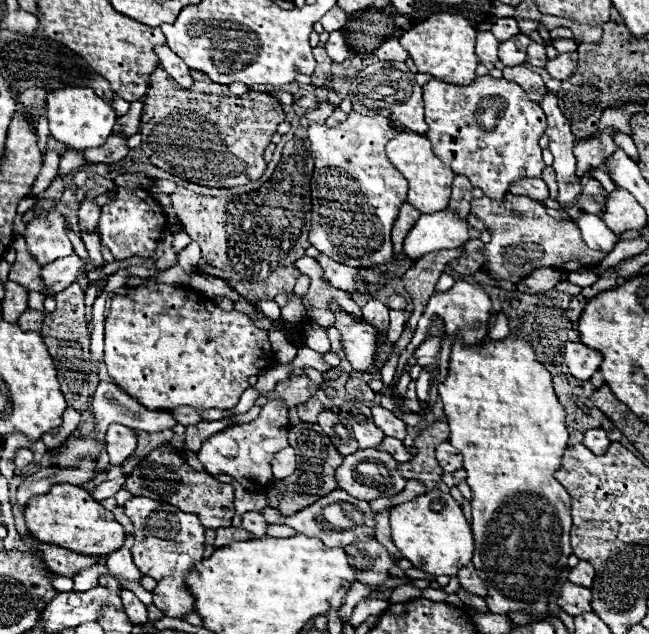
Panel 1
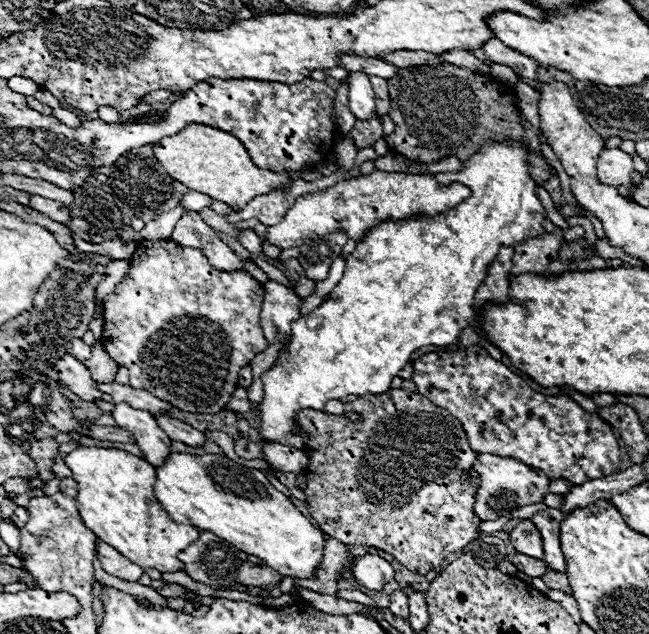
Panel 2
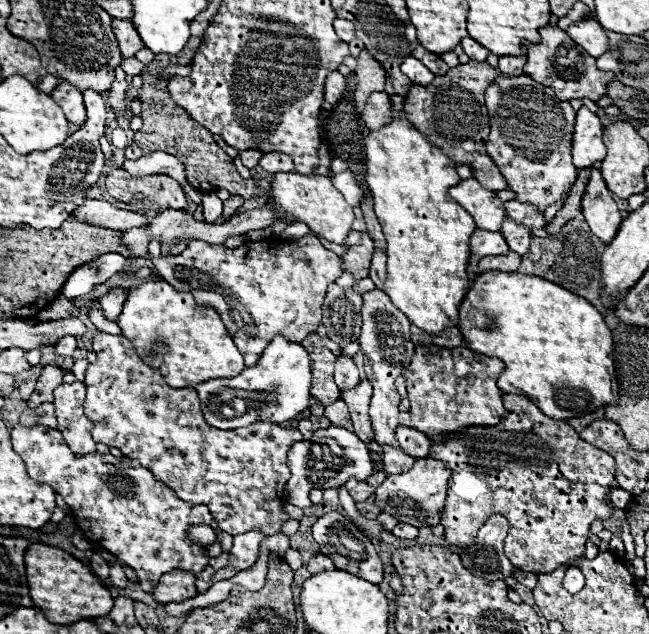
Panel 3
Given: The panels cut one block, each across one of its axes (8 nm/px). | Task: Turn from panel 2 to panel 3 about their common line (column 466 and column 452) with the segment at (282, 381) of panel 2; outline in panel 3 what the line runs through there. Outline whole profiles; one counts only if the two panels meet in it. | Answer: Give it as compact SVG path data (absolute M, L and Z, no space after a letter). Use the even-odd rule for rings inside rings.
M390 106L390 122L380 130L370 130L364 138L366 148L366 186L374 198L374 212L380 220L382 232L388 242L388 280L384 284L384 292L390 296L392 304L402 310L412 324L418 328L440 334L444 328L458 324L458 306L468 292L466 264L470 256L470 234L476 230L476 224L470 214L462 210L452 198L448 198L448 190L460 182L456 174L456 162L442 154L440 148L432 146L424 134L420 134L408 118L400 116L394 106Z

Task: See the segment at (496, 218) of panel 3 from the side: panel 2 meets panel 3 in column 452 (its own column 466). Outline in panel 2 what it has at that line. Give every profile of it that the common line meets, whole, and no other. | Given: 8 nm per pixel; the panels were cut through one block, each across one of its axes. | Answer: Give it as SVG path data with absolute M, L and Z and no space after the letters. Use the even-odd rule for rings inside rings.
M376 170L368 176L348 178L326 190L318 190L314 194L304 194L296 198L296 202L284 214L282 222L268 228L266 240L272 246L294 248L306 244L314 236L324 236L342 228L348 234L348 238L360 242L366 230L380 222L402 220L410 216L436 216L440 212L458 206L468 196L470 190L460 182L452 182L450 186L440 186L434 176Z

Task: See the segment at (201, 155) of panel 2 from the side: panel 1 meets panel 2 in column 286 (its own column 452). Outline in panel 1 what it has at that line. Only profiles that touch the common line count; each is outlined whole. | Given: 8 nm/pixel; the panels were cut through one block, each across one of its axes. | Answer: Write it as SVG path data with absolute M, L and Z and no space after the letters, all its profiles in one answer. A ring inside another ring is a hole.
M400 132L386 144L386 154L396 166L396 170L400 170L400 174L404 174L404 178L408 180L408 204L416 206L416 210L420 210L422 214L434 214L448 206L450 186L456 174L450 170L450 166L446 166L434 156L430 140L426 136L414 132Z

